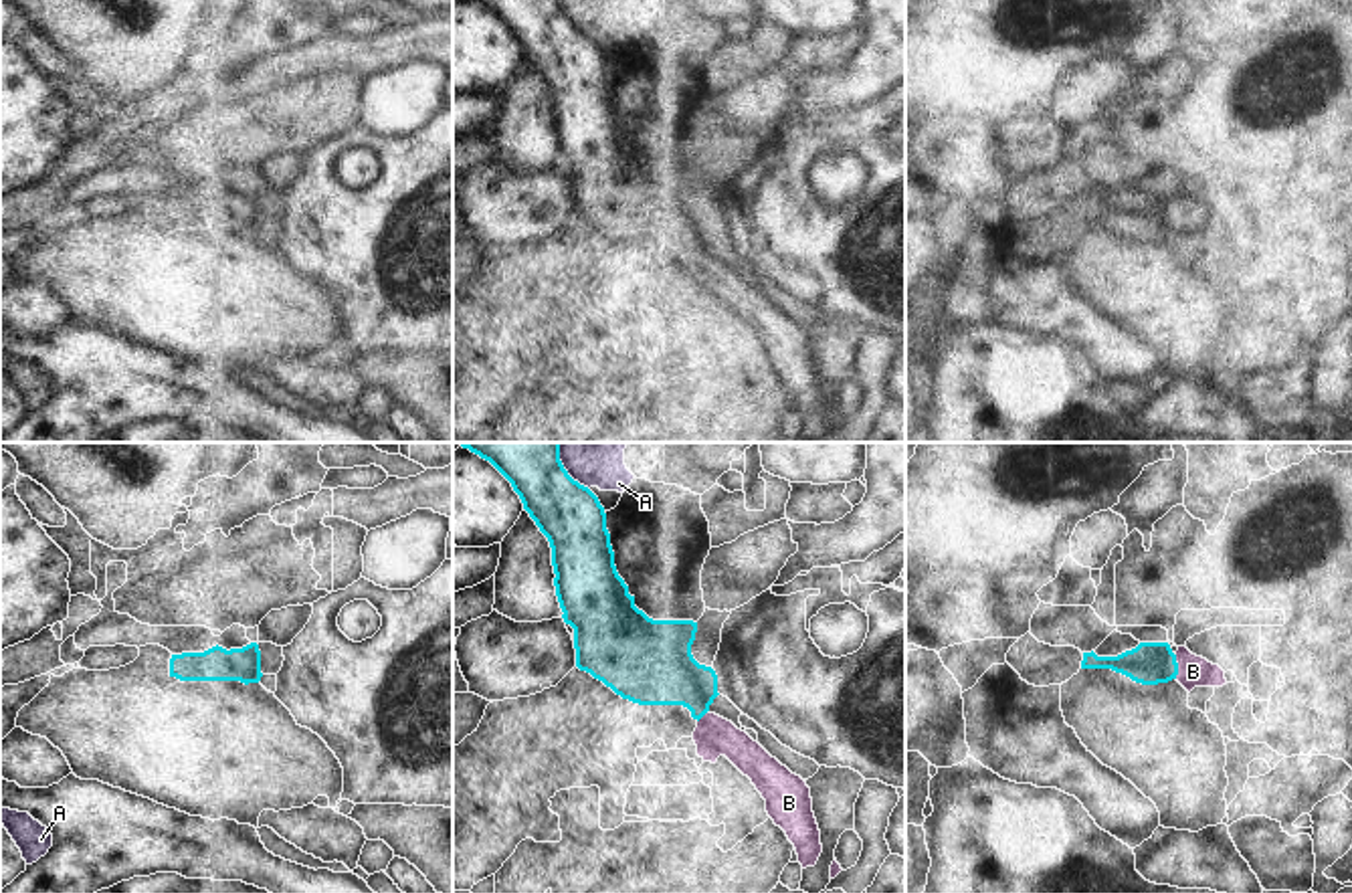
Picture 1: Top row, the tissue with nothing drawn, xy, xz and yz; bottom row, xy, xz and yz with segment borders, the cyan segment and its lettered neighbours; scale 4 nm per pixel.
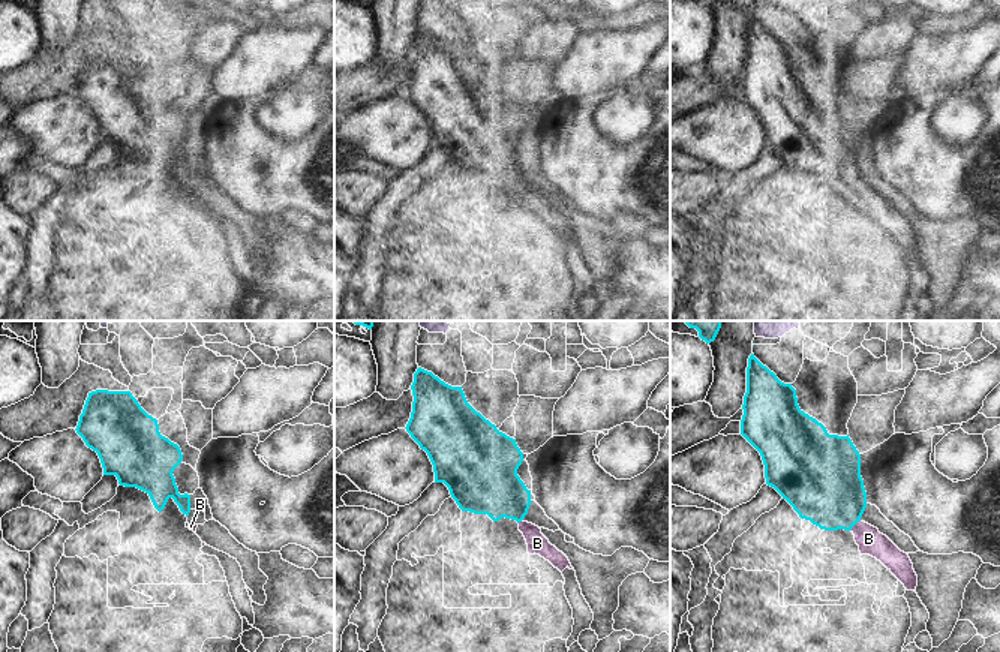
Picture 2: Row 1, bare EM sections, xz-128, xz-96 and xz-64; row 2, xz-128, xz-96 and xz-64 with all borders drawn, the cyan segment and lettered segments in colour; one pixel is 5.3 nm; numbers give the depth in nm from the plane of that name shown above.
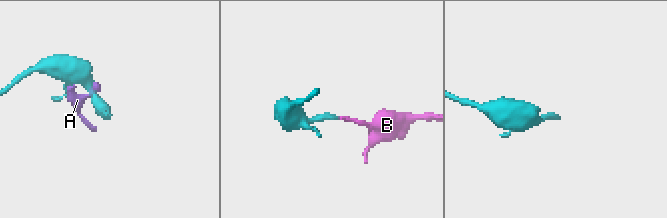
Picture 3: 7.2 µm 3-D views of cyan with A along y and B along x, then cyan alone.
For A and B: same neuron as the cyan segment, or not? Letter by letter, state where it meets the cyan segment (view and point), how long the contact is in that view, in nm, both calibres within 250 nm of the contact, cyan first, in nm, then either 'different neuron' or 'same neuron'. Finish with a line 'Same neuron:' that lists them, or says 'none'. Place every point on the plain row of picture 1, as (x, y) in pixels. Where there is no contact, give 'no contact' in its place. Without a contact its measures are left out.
A: contact xz (566, 21); length 200 nm; calibres 260 and 150 nm; different neuron
B: contact yz (1177, 215); length 100 nm; calibres 170 and 130 nm; same neuron
Same neuron: B

